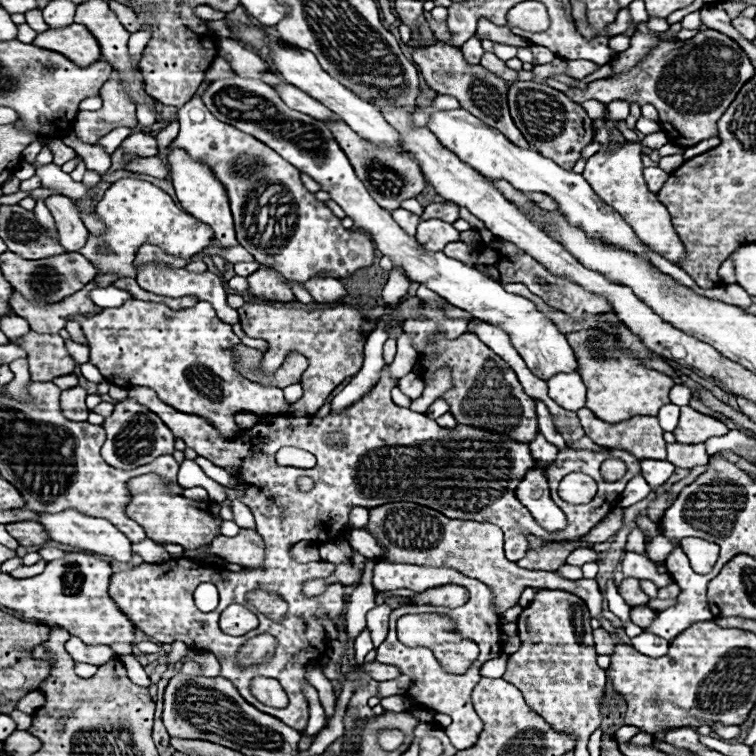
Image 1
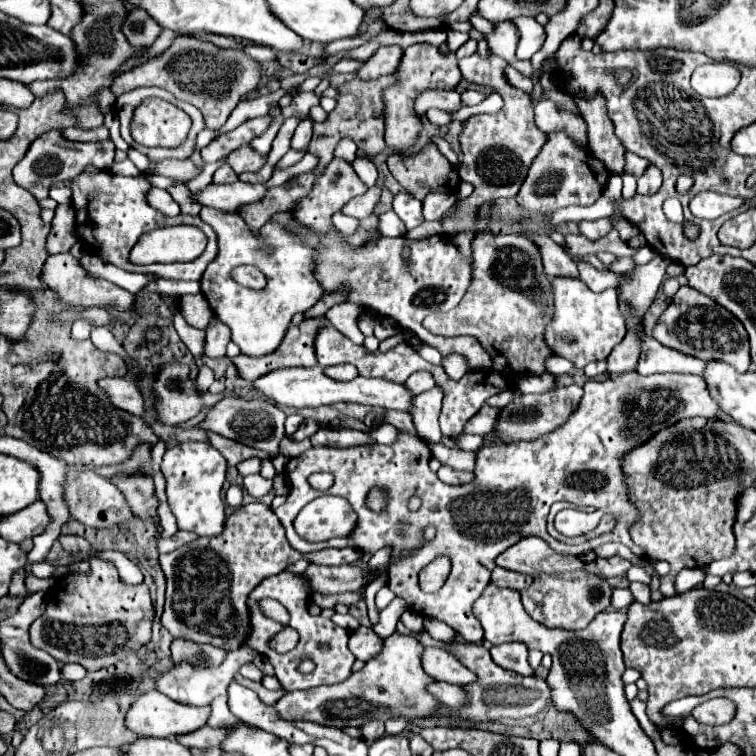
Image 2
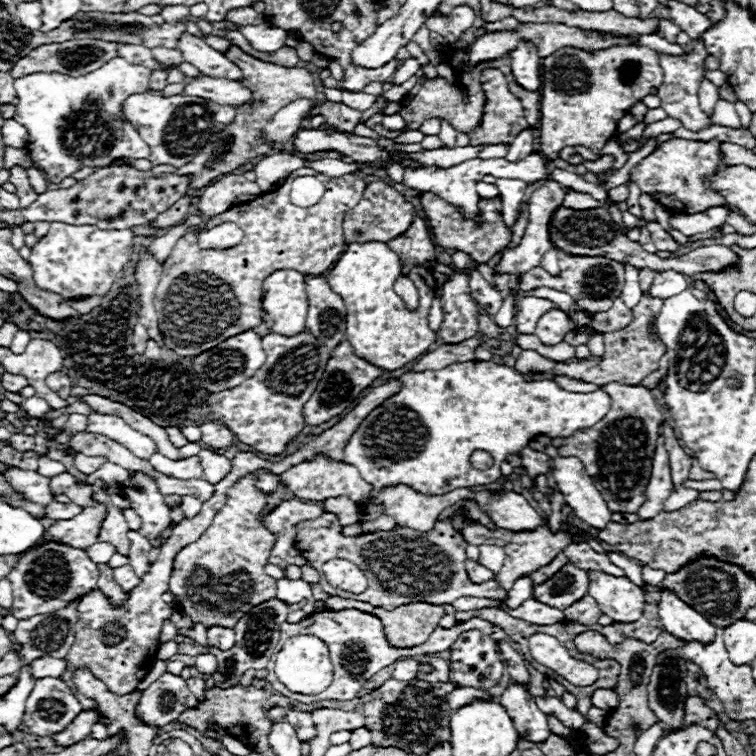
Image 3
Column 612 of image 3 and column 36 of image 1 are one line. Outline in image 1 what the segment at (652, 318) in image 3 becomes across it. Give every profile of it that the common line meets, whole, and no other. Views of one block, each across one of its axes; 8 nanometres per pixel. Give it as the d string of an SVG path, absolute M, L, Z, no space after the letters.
M30 330L22 338L10 342L26 350L32 380L54 380L58 376L72 374L76 368L74 358L66 352L58 334L38 334Z

